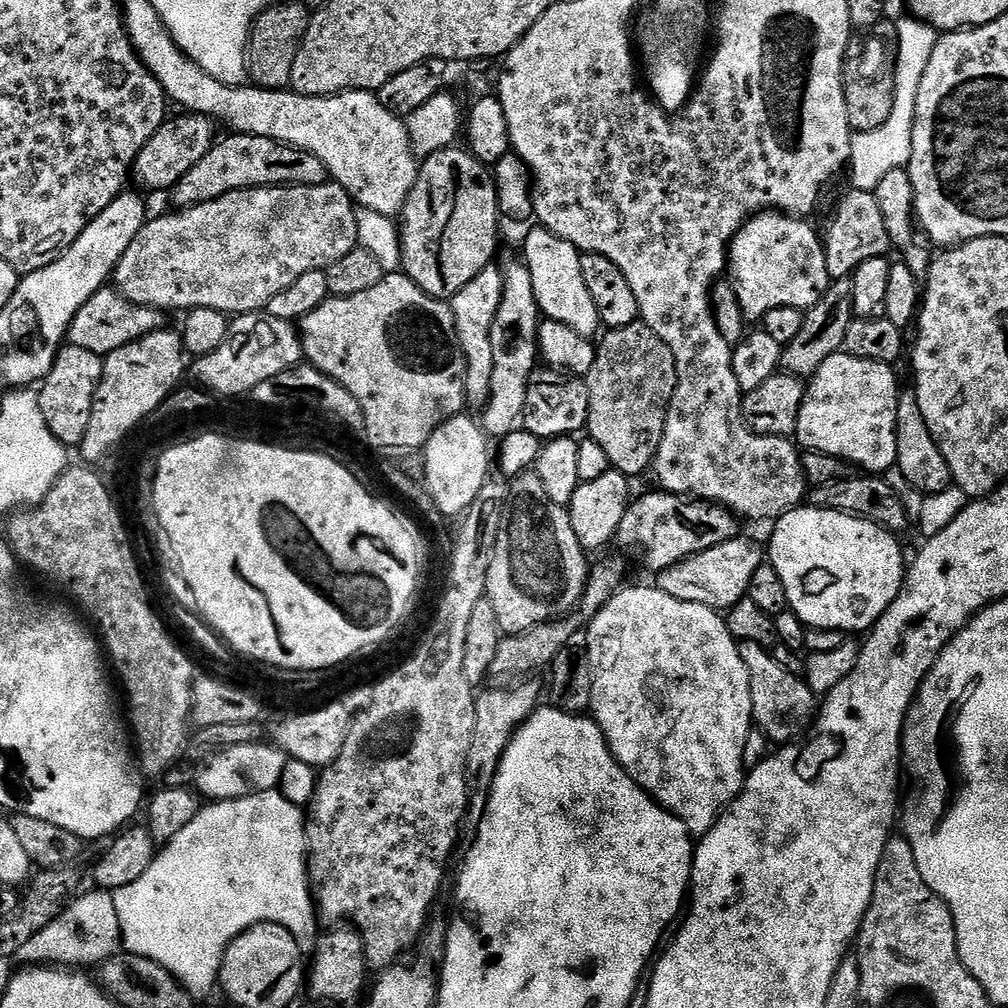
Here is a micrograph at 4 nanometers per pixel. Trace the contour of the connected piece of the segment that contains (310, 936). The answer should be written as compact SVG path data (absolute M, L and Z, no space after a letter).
M280 791L259 792L253 796L243 796L237 800L218 800L201 807L197 814L186 826L186 830L178 830L178 834L173 840L167 841L157 851L156 857L152 860L152 865L130 886L122 886L112 892L114 898L114 910L118 910L118 920L120 922L120 939L125 952L133 952L142 958L150 958L158 962L174 978L180 980L180 985L184 987L197 1001L203 1002L212 991L217 991L220 978L220 967L224 961L226 950L234 938L252 928L255 924L280 924L286 930L290 930L293 938L300 943L300 949L306 954L311 953L314 948L313 941L317 939L316 924L318 925L318 913L314 903L312 890L308 882L308 857L306 855L306 816L302 808L296 804L291 804Z

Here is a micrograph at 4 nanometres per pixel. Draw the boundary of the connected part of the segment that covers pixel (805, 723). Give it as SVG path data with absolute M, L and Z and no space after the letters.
M740 644L740 658L748 671L750 702L755 727L765 741L783 746L807 733L817 711L818 696L812 692L799 675L796 676L779 664L763 644Z

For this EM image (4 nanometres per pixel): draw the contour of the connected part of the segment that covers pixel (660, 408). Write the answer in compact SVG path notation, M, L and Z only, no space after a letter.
M637 322L605 331L596 344L594 366L590 366L586 377L588 389L588 423L587 435L598 446L602 446L606 458L610 458L612 468L629 478L640 476L653 467L658 446L666 426L666 414L676 389L676 363L670 346L650 330L650 326Z

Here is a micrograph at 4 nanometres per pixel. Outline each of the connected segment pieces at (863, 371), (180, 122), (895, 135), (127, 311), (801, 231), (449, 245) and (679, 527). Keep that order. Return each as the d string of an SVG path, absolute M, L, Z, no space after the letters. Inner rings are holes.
M838 351L807 381L798 410L794 440L801 449L830 454L847 460L853 466L861 464L868 474L884 474L896 467L898 438L896 437L896 401L898 387L893 365L854 358Z
M179 114L173 118L165 119L163 126L142 146L142 150L136 159L136 165L132 168L131 179L136 180L135 187L148 192L164 192L175 188L176 183L198 166L202 158L212 148L214 141L217 139L217 125L210 116L197 116L195 114ZM140 187L140 188L139 188ZM148 191L148 192L147 192Z
M915 18L895 21L898 30L898 54L896 55L896 89L894 90L894 110L890 110L890 118L878 126L878 130L853 135L852 159L850 161L850 172L852 168L851 187L857 192L875 192L878 182L890 174L890 170L907 168L912 153L912 131L914 130L914 118L916 117L916 103L918 102L918 86L922 86L922 74L926 74L926 66L930 63L930 54L934 54L934 46L938 39L937 29L931 28L929 24Z
M105 286L94 294L94 298L90 298L90 302L86 302L86 306L82 306L82 310L78 310L78 314L74 314L74 322L70 322L68 327L67 343L82 346L82 350L94 350L94 354L106 357L135 340L161 331L165 327L164 316L161 309L130 302L119 291Z
M769 210L757 212L741 226L728 245L727 275L738 294L745 321L763 321L770 310L782 306L807 310L817 304L832 283L826 270L824 242L807 219Z
M460 146L443 148L438 154L423 157L416 174L414 186L410 190L410 194L406 198L403 209L398 216L398 227L400 230L400 262L403 275L409 276L409 278L414 281L427 296L431 296L433 300L451 301L452 297L458 294L458 290L462 290L462 286L466 286L474 278L478 278L478 274L482 274L482 270L486 270L493 263L492 255L496 252L496 235L500 232L500 224L502 225L502 217L500 214L500 207L498 206L496 182L489 165L483 164L481 160L476 160L472 157L471 152Z
M655 490L640 496L629 503L626 514L622 514L622 526L618 526L617 548L629 561L637 560L652 574L659 574L670 566L682 562L691 556L697 556L702 550L710 550L722 542L737 539L737 517L721 504L712 504L708 500L697 500L675 496L673 492Z

